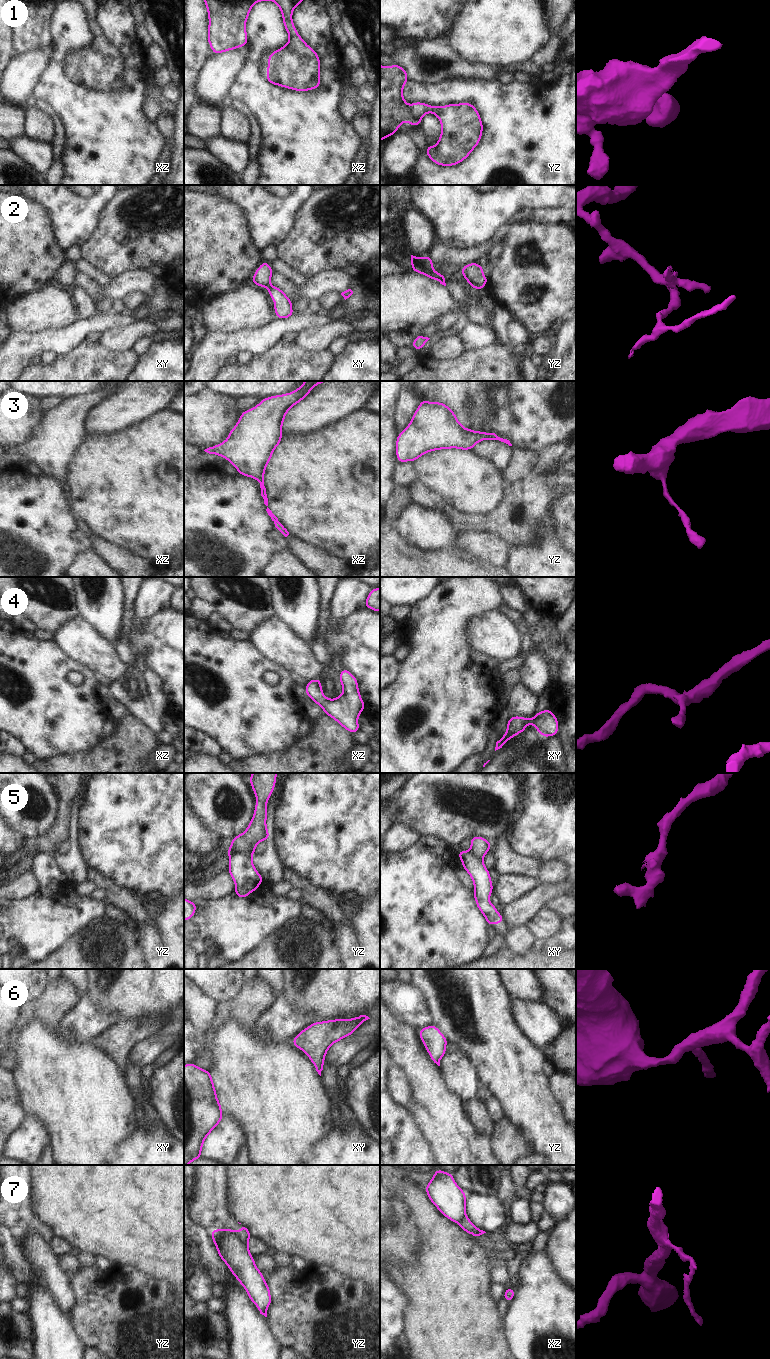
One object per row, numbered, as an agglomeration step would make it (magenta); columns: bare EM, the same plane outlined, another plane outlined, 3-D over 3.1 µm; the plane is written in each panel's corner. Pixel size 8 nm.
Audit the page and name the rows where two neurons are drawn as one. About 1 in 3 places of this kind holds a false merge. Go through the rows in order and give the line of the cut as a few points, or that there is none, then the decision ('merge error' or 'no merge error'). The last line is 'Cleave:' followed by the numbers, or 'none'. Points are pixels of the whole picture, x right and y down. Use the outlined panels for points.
1: no cut; no merge error
2: cut in xy along (269, 285), (266, 287); merge error
3: no cut; no merge error
4: no cut; no merge error
5: cut in yz along (250, 857), (244, 854), (233, 854), (229, 859); merge error
6: no cut; no merge error
7: cut in yz along (229, 1229), (240, 1240), (247, 1243); merge error
Cleave: 2, 5, 7

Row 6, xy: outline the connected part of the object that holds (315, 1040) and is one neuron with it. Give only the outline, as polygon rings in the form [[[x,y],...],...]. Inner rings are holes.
[[[360,1015],[352,1019],[339,1018],[313,1022],[297,1034],[292,1039],[292,1043],[309,1057],[316,1071],[321,1076],[324,1059],[330,1046],[352,1035],[353,1032],[368,1019],[370,1019],[368,1016]]]

